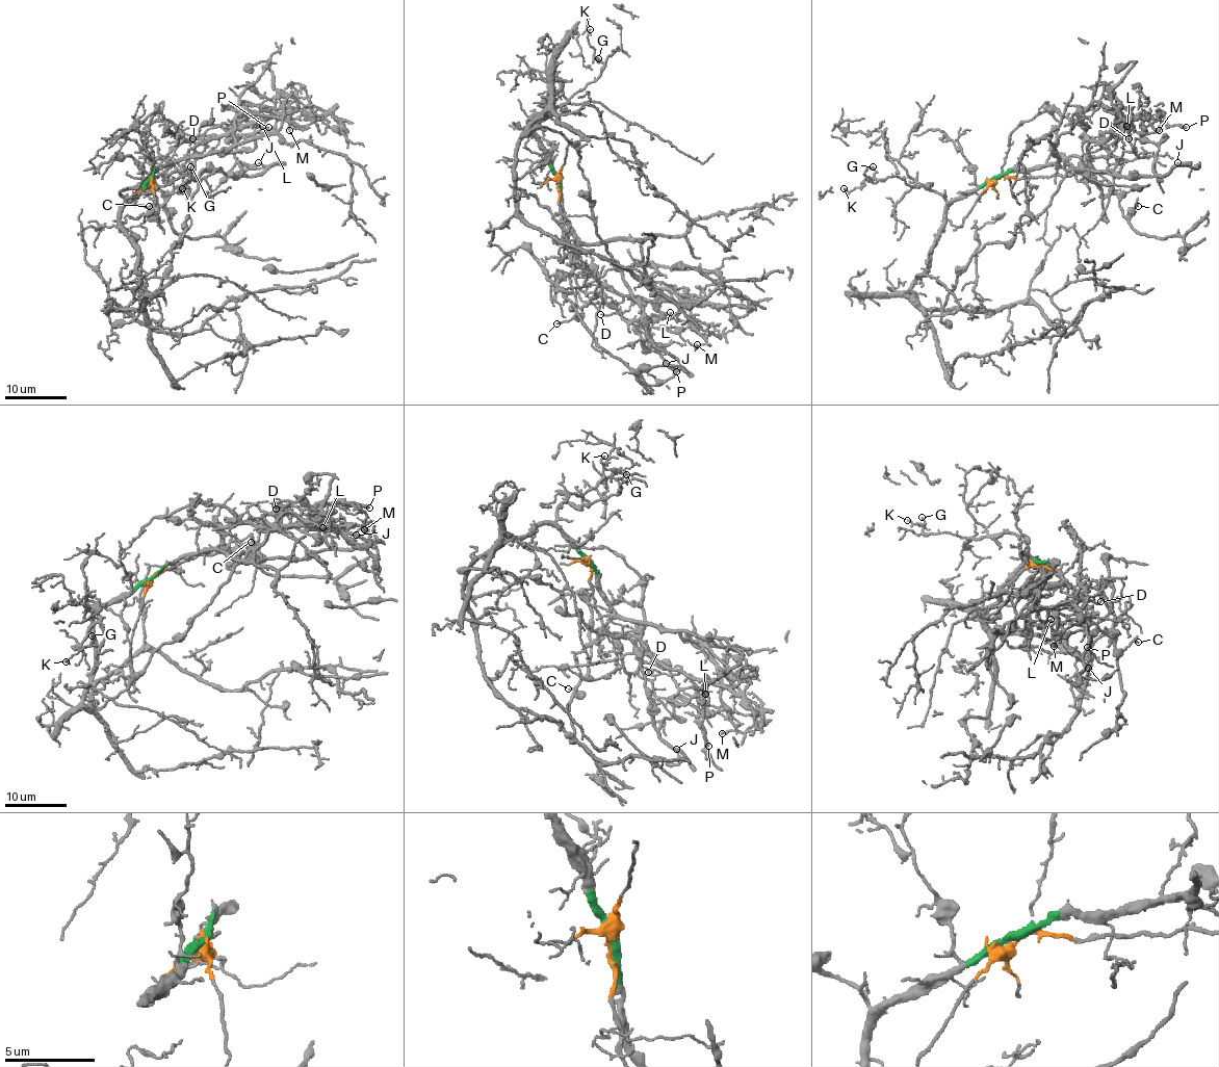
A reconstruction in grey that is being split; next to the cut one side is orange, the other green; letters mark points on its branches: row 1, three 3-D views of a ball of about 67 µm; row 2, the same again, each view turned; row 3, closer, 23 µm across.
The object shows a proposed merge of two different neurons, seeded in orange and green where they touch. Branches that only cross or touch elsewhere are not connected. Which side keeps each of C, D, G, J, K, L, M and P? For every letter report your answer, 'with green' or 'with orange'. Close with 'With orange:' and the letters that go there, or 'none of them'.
C: with orange
D: with orange
G: with green
J: with orange
K: with green
L: with orange
M: with orange
P: with orange
With orange: C, D, J, L, M, P

